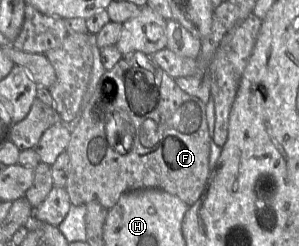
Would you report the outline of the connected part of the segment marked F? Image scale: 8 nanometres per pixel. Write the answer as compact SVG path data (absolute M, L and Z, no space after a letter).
M141 52L123 55L117 64L111 70L107 70L101 77L83 112L79 124L71 132L70 141L66 149L70 158L69 173L66 183L66 190L69 195L70 202L72 205L78 206L86 205L91 201L97 201L106 209L110 209L117 203L121 195L126 192L145 188L157 188L177 196L187 205L191 206L203 195L213 170L213 168L210 168L209 166L211 140L212 137L208 129L206 116L206 104L204 102L183 91L176 84L174 78L155 64L151 60L150 56Z

